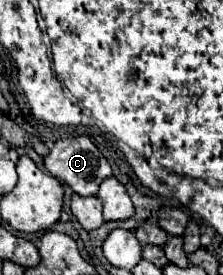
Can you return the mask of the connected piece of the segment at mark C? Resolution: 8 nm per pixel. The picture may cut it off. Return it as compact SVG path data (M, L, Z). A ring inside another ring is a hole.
M83 135L71 137L71 139L59 139L49 151L49 155L45 157L45 167L53 177L57 177L65 185L69 185L77 195L83 195L83 197L97 195L101 181L113 175L111 165L103 157L103 153L91 143L89 137L83 137Z

